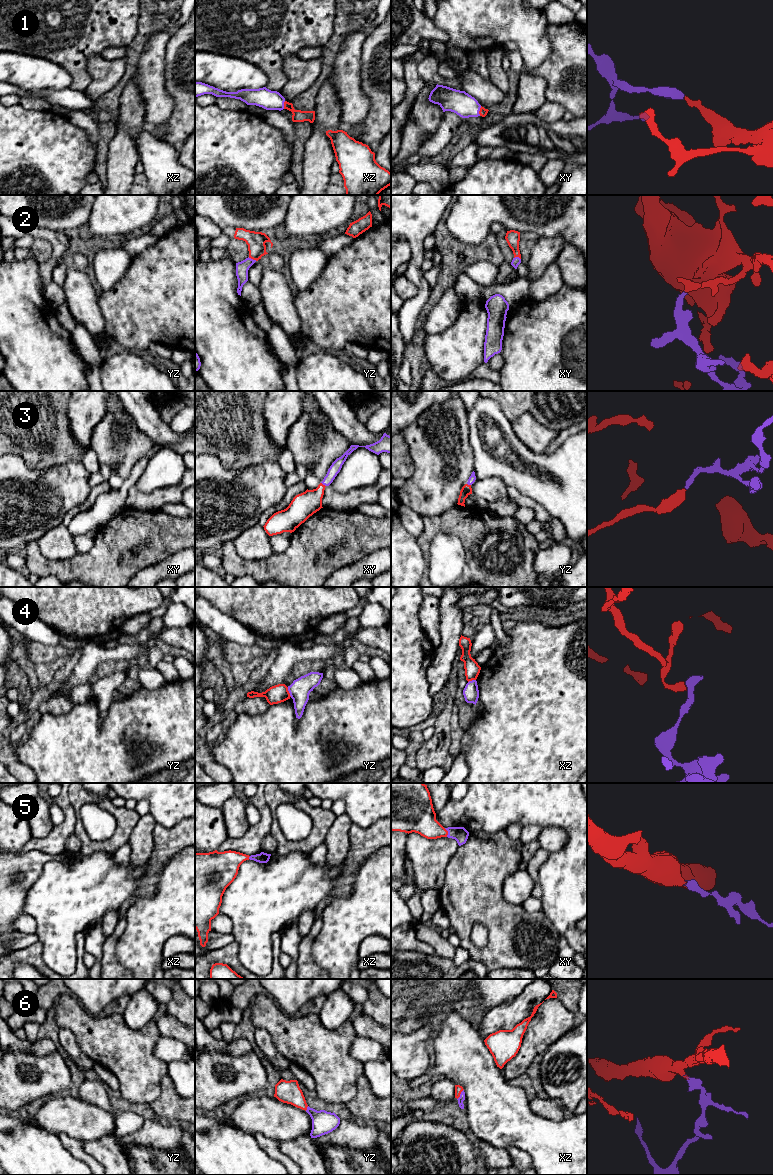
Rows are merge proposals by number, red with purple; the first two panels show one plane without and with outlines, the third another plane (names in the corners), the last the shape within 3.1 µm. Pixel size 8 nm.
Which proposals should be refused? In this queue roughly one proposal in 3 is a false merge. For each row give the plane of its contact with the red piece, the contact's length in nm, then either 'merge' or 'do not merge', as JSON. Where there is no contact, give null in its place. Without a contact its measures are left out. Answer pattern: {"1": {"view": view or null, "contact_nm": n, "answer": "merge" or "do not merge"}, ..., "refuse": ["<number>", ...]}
{"1": {"view": "xy", "contact_nm": 80, "answer": "merge"}, "2": {"view": "yz", "contact_nm": 80, "answer": "merge"}, "3": {"view": "xy", "contact_nm": 50, "answer": "merge"}, "4": {"view": "yz", "contact_nm": 90, "answer": "do not merge"}, "5": {"view": "xy", "contact_nm": 80, "answer": "merge"}, "6": {"view": "xz", "contact_nm": 100, "answer": "merge"}, "refuse": ["4"]}

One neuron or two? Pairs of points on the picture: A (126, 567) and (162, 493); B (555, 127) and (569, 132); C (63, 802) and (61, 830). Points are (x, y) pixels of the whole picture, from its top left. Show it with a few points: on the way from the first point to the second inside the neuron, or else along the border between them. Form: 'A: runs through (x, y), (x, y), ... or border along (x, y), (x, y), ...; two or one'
A: border along (131, 508), (159, 510); two
B: runs through (558, 127), (566, 130); one
C: runs through (68, 809), (68, 823); one

